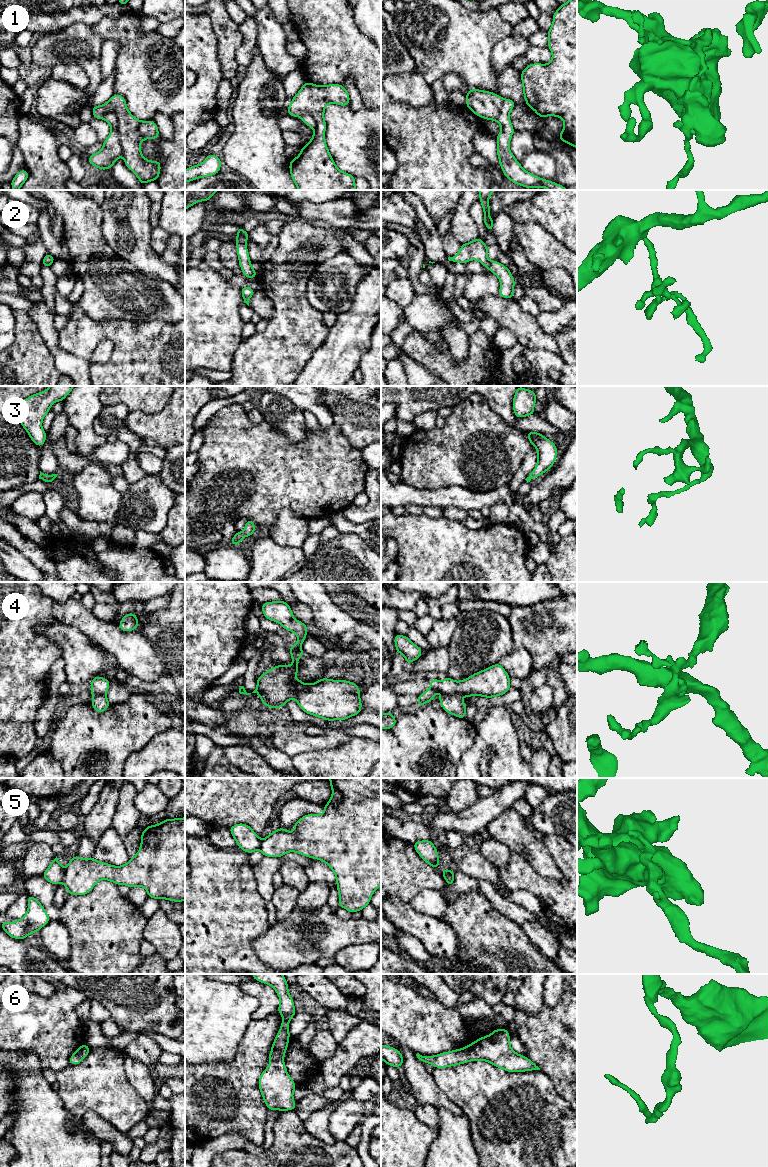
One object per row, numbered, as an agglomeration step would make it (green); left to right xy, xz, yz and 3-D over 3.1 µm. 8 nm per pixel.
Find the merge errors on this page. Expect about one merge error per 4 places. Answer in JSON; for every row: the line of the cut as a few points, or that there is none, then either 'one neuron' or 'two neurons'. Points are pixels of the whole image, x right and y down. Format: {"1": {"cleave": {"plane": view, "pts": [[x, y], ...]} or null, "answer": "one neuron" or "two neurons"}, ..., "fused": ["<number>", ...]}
{"1": {"cleave": {"plane": "xy", "pts": [[110, 107], [117, 119], [117, 134], [123, 153]]}, "answer": "two neurons"}, "2": {"cleave": null, "answer": "one neuron"}, "3": {"cleave": null, "answer": "one neuron"}, "4": {"cleave": {"plane": "yz", "pts": [[442, 694], [458, 695], [460, 697]]}, "answer": "two neurons"}, "5": {"cleave": {"plane": "xy", "pts": [[65, 870], [62, 881]]}, "answer": "two neurons"}, "6": {"cleave": null, "answer": "one neuron"}, "fused": ["1", "4", "5"]}

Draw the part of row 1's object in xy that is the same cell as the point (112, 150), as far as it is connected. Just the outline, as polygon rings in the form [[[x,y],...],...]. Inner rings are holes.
[[[110,108],[104,119],[111,126],[111,132],[103,142],[102,149],[95,154],[90,154],[88,160],[88,163],[101,170],[112,169],[115,161],[123,154],[123,149],[117,131],[118,119],[115,111]]]

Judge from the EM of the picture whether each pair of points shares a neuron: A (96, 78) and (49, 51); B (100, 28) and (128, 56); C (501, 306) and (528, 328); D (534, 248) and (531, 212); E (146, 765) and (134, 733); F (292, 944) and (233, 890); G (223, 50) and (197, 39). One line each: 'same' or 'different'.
A: same
B: same
C: same
D: different
E: different
F: different
G: different

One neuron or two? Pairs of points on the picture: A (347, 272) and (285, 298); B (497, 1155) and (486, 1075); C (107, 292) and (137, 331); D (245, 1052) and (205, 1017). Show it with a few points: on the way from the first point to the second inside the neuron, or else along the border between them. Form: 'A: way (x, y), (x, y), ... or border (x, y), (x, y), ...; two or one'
A: border (315, 267), (307, 283), (306, 299), (318, 310); two
B: way (478, 1135), (475, 1123), (486, 1095); one
C: border (105, 320), (153, 320); two
D: border (249, 1024), (236, 1054), (230, 1060), (222, 1062); two

